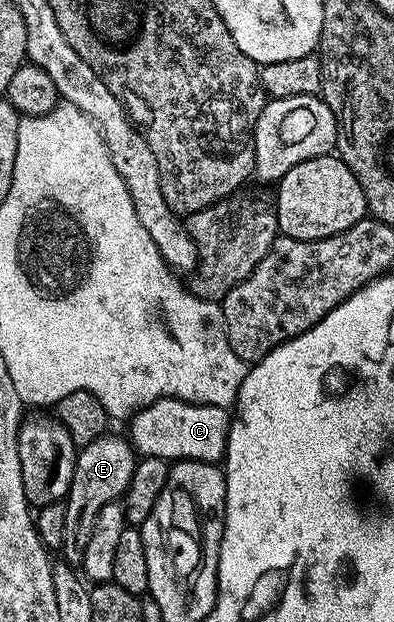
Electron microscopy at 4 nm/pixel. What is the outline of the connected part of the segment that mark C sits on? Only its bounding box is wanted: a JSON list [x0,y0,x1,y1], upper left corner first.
[128,398,231,463]

